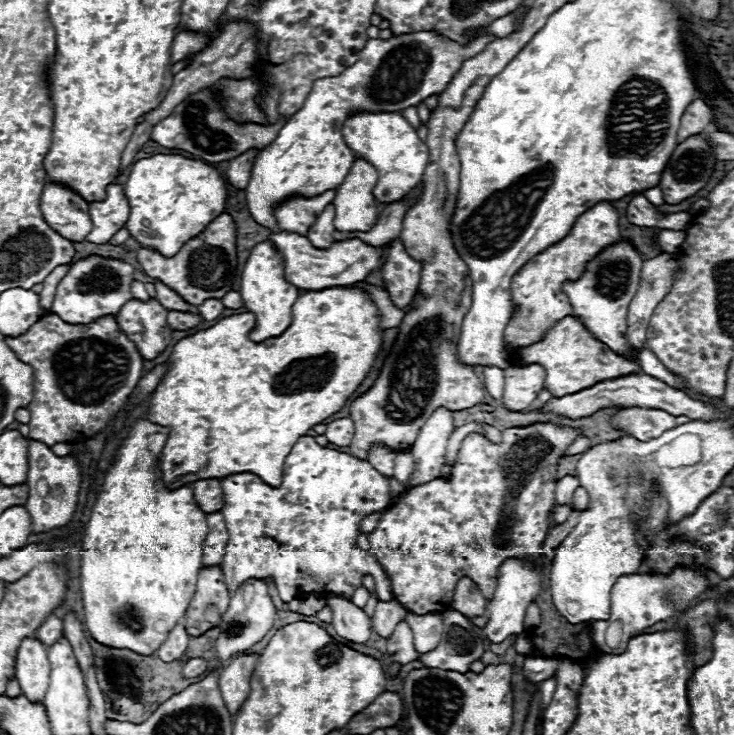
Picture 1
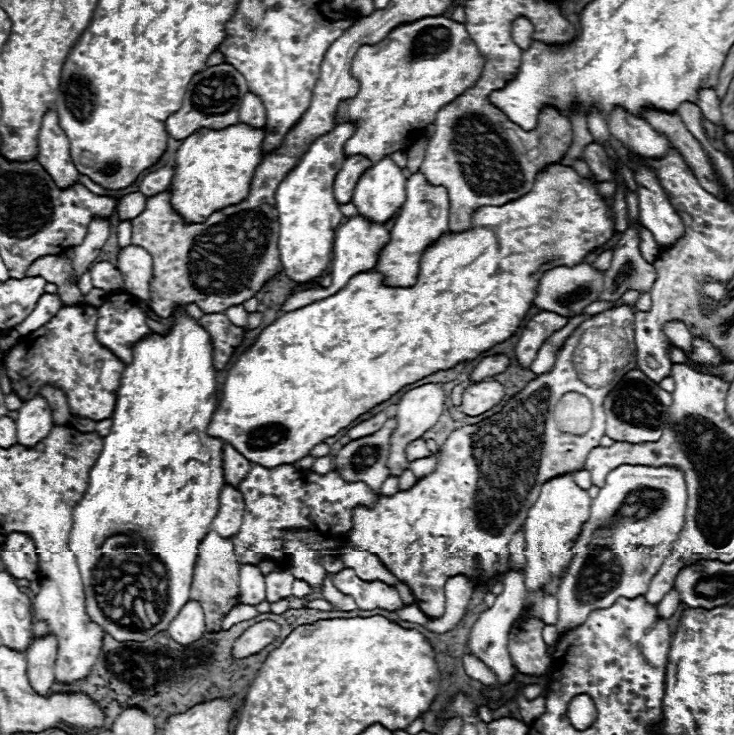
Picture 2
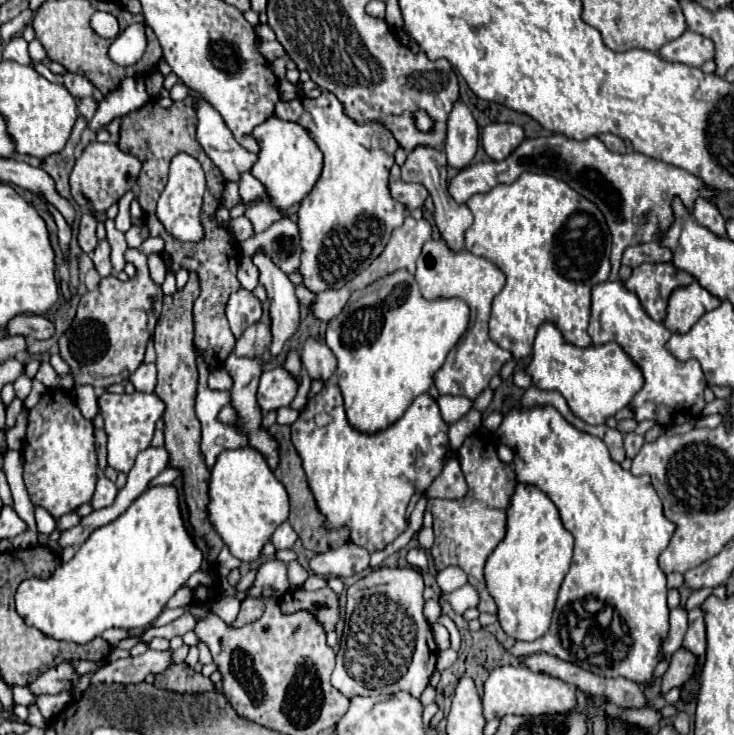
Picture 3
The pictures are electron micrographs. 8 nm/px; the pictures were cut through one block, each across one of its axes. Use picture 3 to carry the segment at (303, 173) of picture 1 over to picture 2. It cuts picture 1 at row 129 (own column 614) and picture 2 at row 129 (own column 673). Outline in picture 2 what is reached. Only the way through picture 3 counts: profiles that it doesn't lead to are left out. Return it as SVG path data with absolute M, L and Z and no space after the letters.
M446 16L420 18L410 24L402 24L394 28L380 44L358 48L350 74L358 80L358 94L350 100L342 100L336 112L336 124L354 124L354 136L344 144L344 158L348 156L366 156L372 162L378 162L382 156L392 154L396 150L406 150L410 144L418 140L420 130L436 120L436 112L450 104L456 96L460 96L466 88L470 88L484 66L484 58L480 56L476 44L470 40L464 24L454 22Z

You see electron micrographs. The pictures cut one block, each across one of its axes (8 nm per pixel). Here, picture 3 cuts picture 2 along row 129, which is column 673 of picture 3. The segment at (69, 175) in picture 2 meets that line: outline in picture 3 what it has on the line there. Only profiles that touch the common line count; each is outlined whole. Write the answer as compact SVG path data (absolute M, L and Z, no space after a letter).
M686 30L680 38L664 44L658 52L668 62L682 62L688 66L702 66L706 60L714 58L714 46L710 38Z

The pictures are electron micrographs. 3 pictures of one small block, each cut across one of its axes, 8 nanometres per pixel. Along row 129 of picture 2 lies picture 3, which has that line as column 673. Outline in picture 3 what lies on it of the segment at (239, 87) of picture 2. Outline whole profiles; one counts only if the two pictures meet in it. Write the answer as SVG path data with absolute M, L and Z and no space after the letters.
M562 134L542 136L542 138L528 138L524 140L508 158L502 162L486 160L468 166L466 170L458 172L458 176L448 184L448 194L456 198L456 202L464 204L474 194L484 194L498 184L514 182L522 172L544 172L552 174L568 182L578 194L592 200L604 214L610 234L612 234L612 272L610 280L618 280L618 266L624 248L632 244L660 240L674 222L672 200L680 198L682 204L692 212L692 202L696 198L708 198L710 202L716 200L716 192L708 188L700 178L670 166L666 162L648 158L644 154L614 154L610 152L596 136L576 142Z

